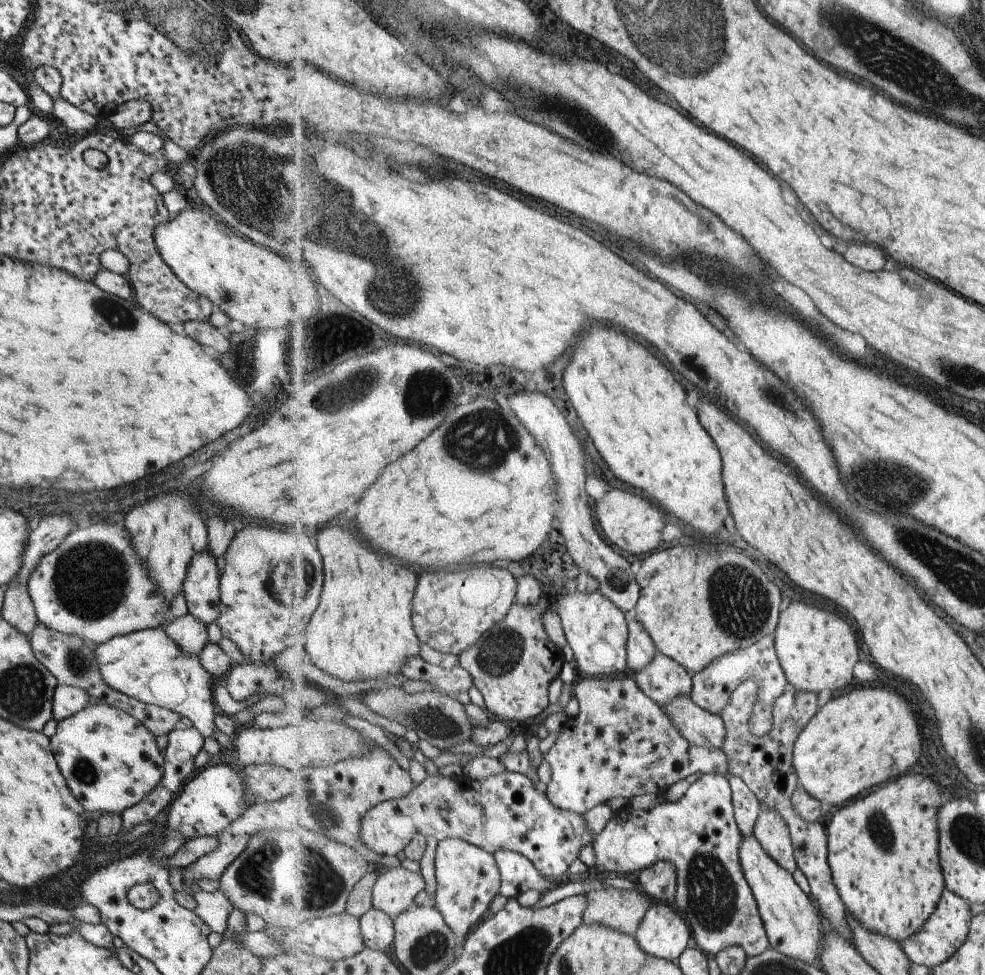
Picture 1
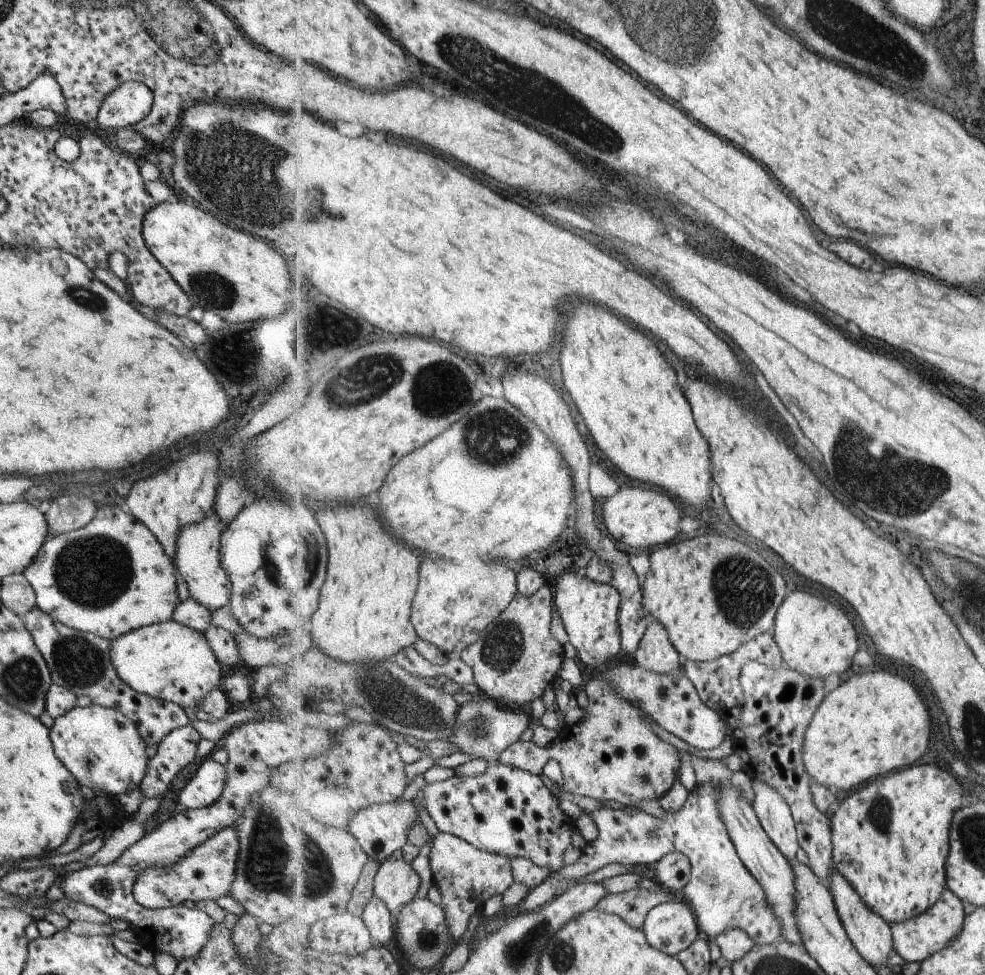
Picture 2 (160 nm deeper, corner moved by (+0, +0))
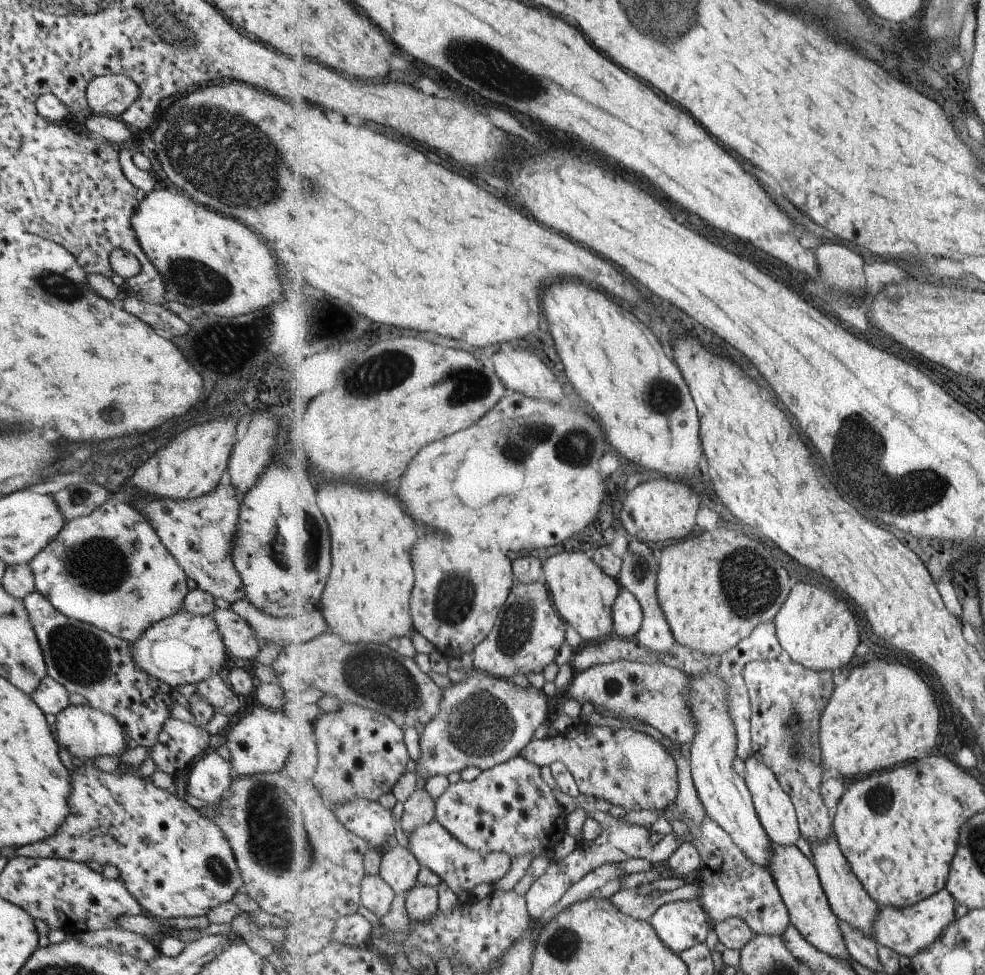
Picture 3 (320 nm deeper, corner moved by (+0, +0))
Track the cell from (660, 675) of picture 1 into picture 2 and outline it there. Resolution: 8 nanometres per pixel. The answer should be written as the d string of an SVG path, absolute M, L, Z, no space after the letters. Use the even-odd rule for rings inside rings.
M650 617L643 640L634 652L634 662L662 675L681 674L681 653L661 621Z

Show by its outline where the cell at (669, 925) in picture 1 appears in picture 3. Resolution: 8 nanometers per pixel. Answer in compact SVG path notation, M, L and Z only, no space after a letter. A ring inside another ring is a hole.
M697 899L664 904L650 923L660 939L678 955L705 944L714 926L703 904Z

